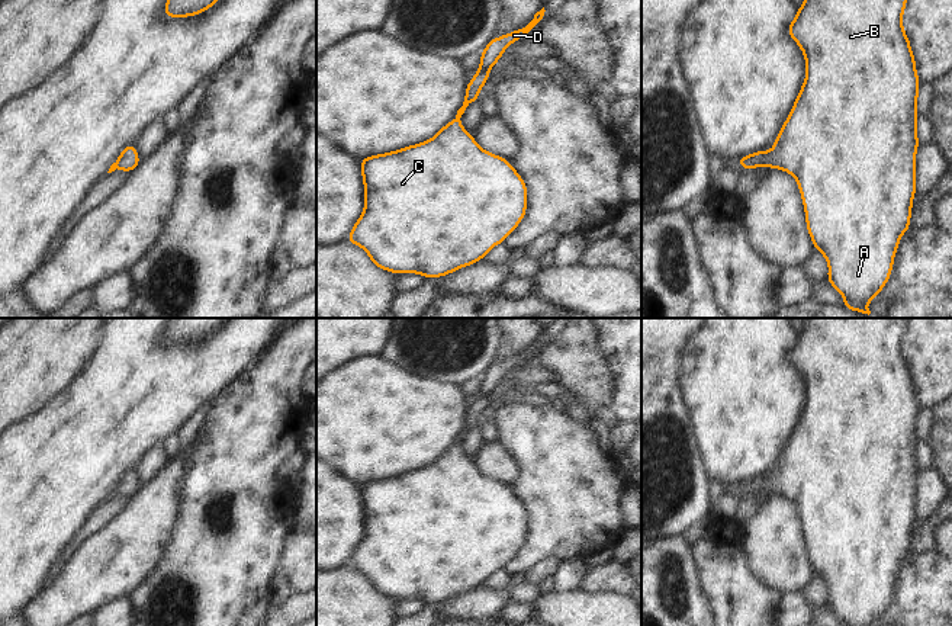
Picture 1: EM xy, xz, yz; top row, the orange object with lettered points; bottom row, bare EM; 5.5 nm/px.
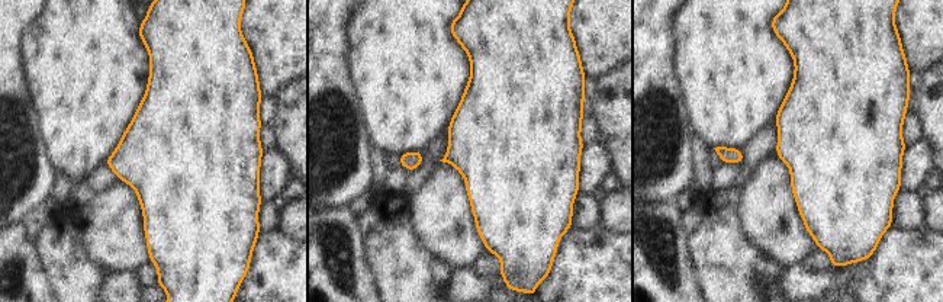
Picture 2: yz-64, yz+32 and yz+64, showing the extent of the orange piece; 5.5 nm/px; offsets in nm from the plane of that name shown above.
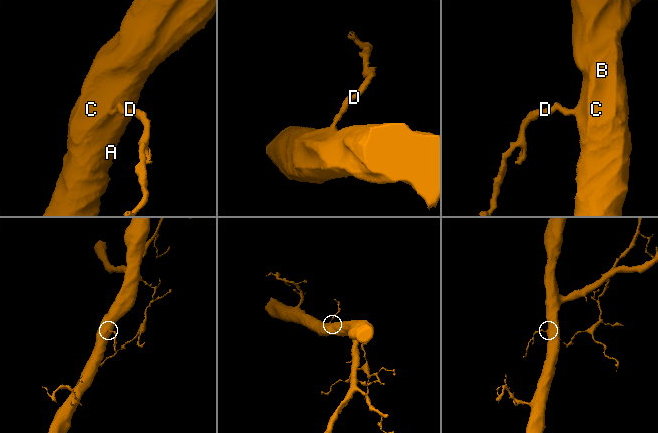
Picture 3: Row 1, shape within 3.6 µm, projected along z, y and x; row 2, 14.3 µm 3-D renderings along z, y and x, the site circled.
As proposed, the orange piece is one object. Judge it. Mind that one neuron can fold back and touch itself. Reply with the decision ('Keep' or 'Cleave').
Keep

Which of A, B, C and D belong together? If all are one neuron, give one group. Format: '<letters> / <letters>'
A B C D

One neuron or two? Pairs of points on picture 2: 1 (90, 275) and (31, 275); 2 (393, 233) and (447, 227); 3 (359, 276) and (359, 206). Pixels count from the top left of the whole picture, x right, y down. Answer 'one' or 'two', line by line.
1: two
2: two
3: two

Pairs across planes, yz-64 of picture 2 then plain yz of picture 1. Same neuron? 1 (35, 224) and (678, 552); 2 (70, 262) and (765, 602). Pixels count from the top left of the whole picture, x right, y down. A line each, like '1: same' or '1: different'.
1: different
2: same

